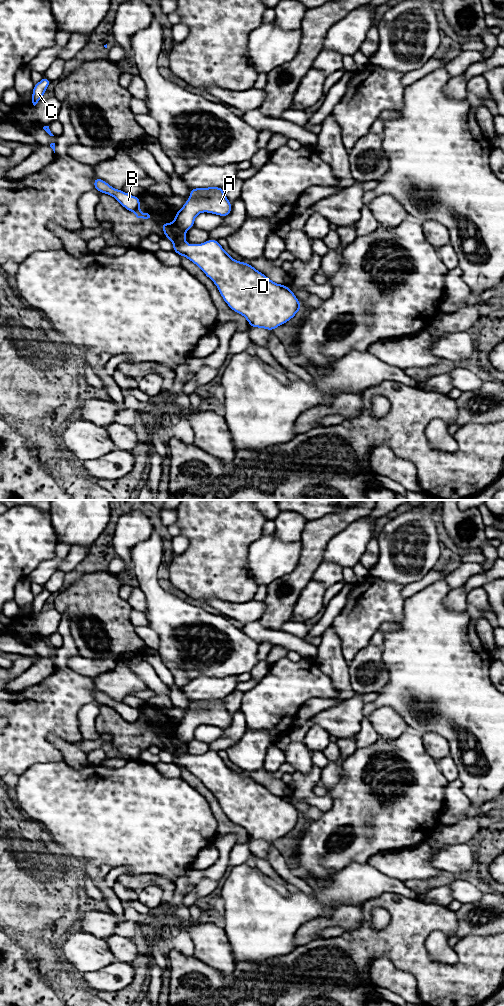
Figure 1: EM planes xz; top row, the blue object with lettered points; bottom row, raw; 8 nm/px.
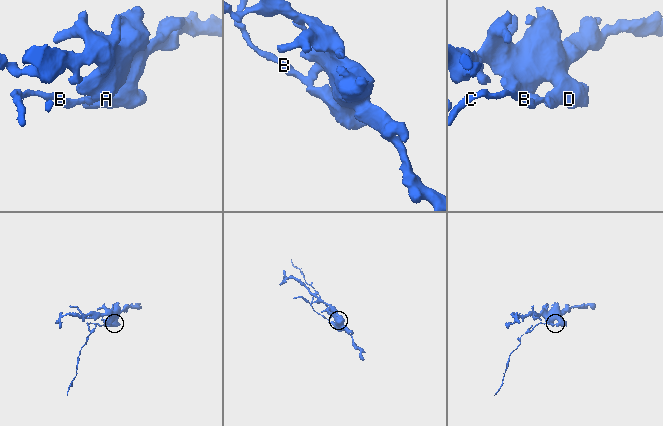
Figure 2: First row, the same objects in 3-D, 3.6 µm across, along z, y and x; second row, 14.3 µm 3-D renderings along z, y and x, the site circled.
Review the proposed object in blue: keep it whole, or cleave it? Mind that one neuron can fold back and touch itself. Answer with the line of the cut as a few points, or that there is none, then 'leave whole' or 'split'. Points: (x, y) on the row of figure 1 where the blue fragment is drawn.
xz (174, 222), (184, 231) | split

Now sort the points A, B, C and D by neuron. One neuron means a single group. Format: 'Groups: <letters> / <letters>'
Groups: A D / B C

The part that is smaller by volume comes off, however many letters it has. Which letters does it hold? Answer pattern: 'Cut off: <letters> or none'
Cut off: B, C

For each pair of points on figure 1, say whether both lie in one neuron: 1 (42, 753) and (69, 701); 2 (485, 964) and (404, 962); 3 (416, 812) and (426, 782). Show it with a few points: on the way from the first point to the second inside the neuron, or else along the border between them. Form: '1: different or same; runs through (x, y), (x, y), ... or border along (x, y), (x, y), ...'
1: same; runs through (42, 740), (42, 730), (56, 714)
2: same; runs through (465, 972), (427, 972), (424, 969)
3: same; runs through (416, 805), (422, 796), (423, 789)

